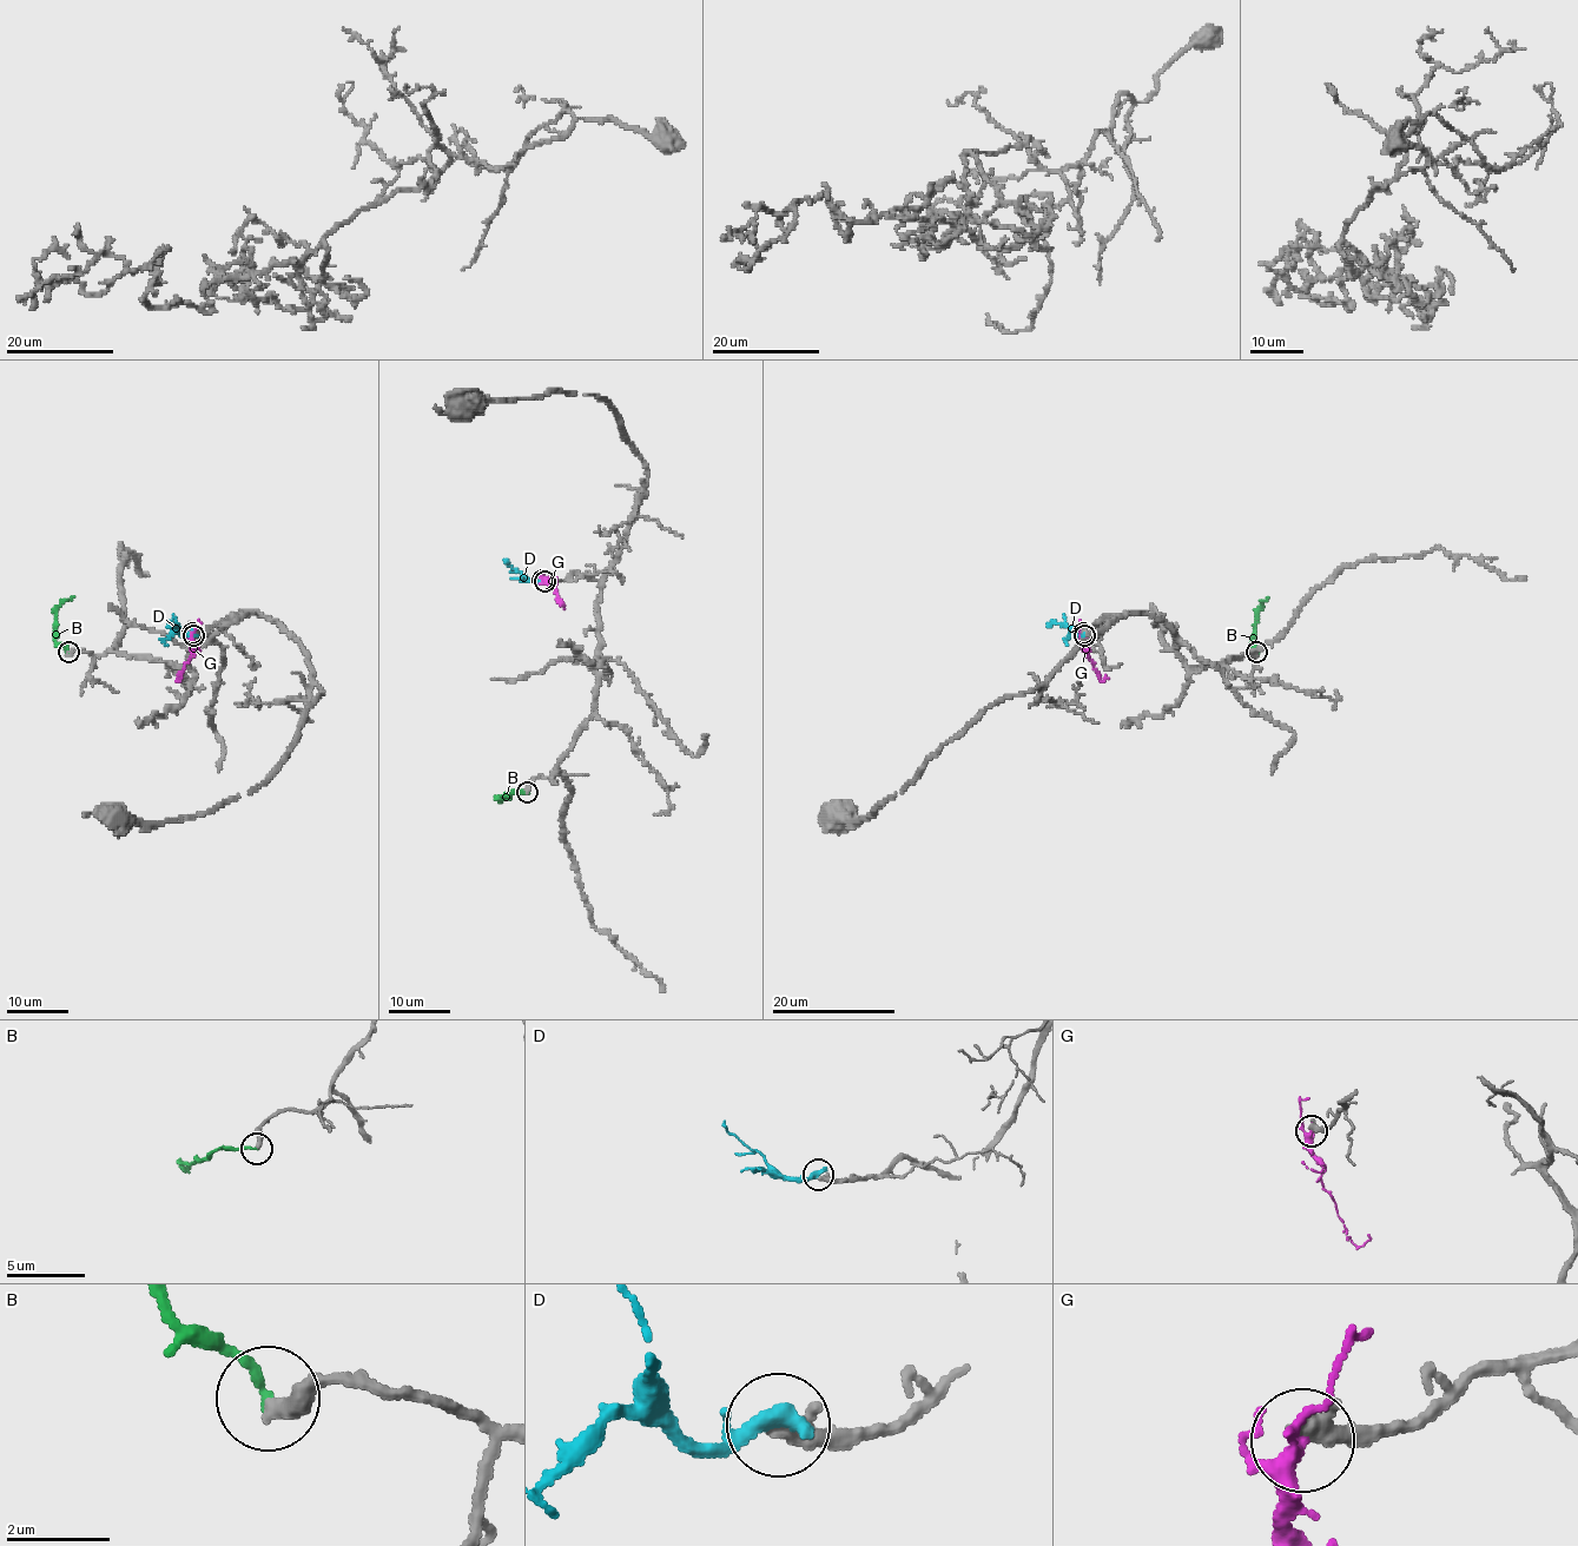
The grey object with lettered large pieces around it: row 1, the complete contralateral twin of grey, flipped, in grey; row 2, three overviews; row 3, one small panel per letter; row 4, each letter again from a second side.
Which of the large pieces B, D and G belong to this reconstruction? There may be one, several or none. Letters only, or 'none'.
B

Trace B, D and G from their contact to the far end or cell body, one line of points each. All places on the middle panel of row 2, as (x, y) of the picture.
B: (527, 792), (497, 798), (510, 798)
D: (542, 580), (532, 581), (504, 559)
G: (545, 581), (554, 585), (563, 607)

